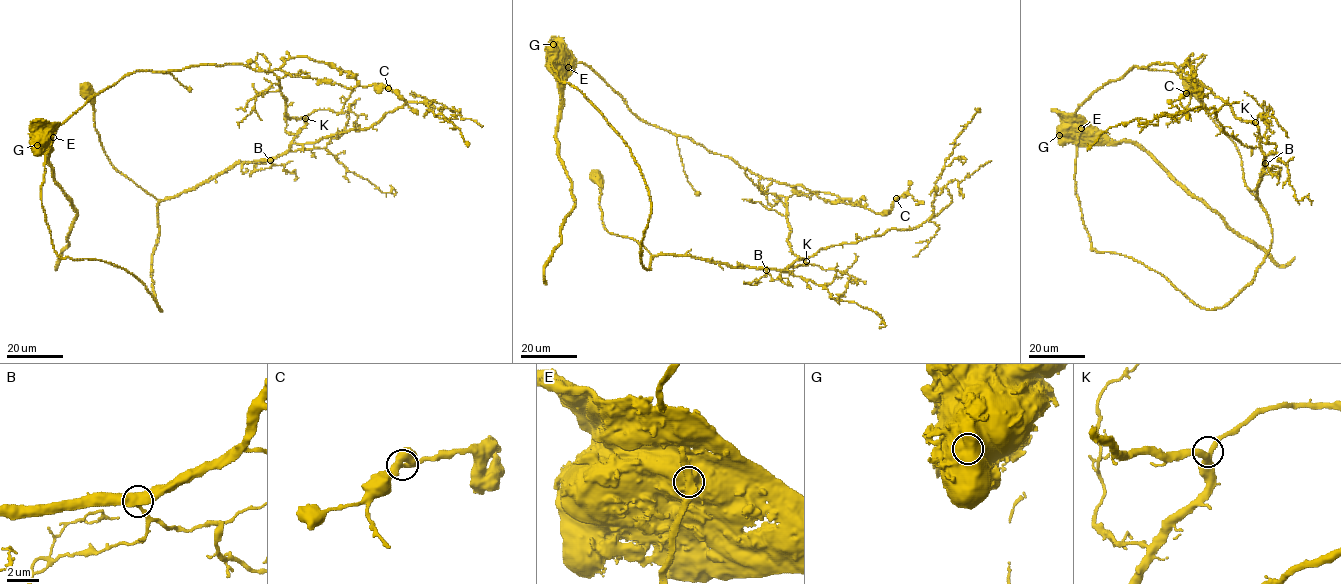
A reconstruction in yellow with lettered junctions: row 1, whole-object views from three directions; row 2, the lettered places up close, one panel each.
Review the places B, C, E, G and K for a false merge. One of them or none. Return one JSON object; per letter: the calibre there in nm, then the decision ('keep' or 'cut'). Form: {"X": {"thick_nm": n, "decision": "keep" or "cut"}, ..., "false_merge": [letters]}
{"B": {"thick_nm": 420, "decision": "keep"}, "C": {"thick_nm": 440, "decision": "keep"}, "E": {"thick_nm": 500, "decision": "cut"}, "G": {"thick_nm": 500, "decision": "keep"}, "K": {"thick_nm": 380, "decision": "keep"}, "false_merge": ["E"]}

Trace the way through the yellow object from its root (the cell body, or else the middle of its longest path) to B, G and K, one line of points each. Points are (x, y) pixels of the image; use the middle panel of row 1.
B: (596, 177), (608, 232), (632, 238), (653, 255), (690, 255), (766, 270)
G: (596, 177), (603, 226), (643, 246), (649, 269), (641, 169), (559, 80), (551, 63), (567, 66), (553, 44)
K: (596, 177), (603, 226), (633, 238), (653, 255), (690, 255), (732, 267), (777, 270), (806, 261)

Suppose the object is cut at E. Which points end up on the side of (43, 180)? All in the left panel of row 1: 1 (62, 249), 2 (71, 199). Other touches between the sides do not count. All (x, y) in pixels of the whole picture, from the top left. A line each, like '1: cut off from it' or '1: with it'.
1: cut off from it
2: cut off from it

